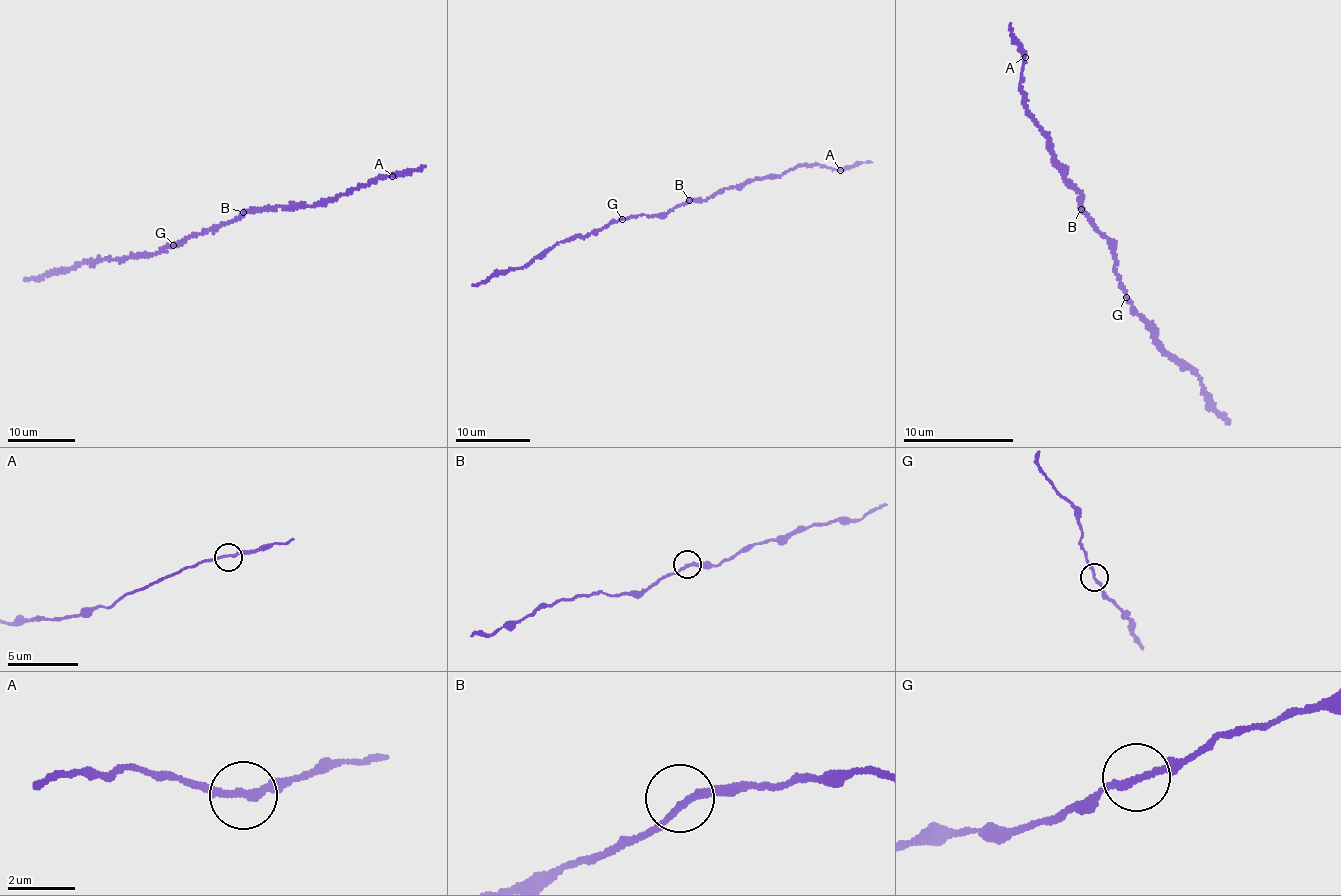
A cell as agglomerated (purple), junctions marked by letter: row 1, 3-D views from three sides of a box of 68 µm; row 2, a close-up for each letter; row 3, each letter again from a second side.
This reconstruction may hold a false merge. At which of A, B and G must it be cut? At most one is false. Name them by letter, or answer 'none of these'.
G

